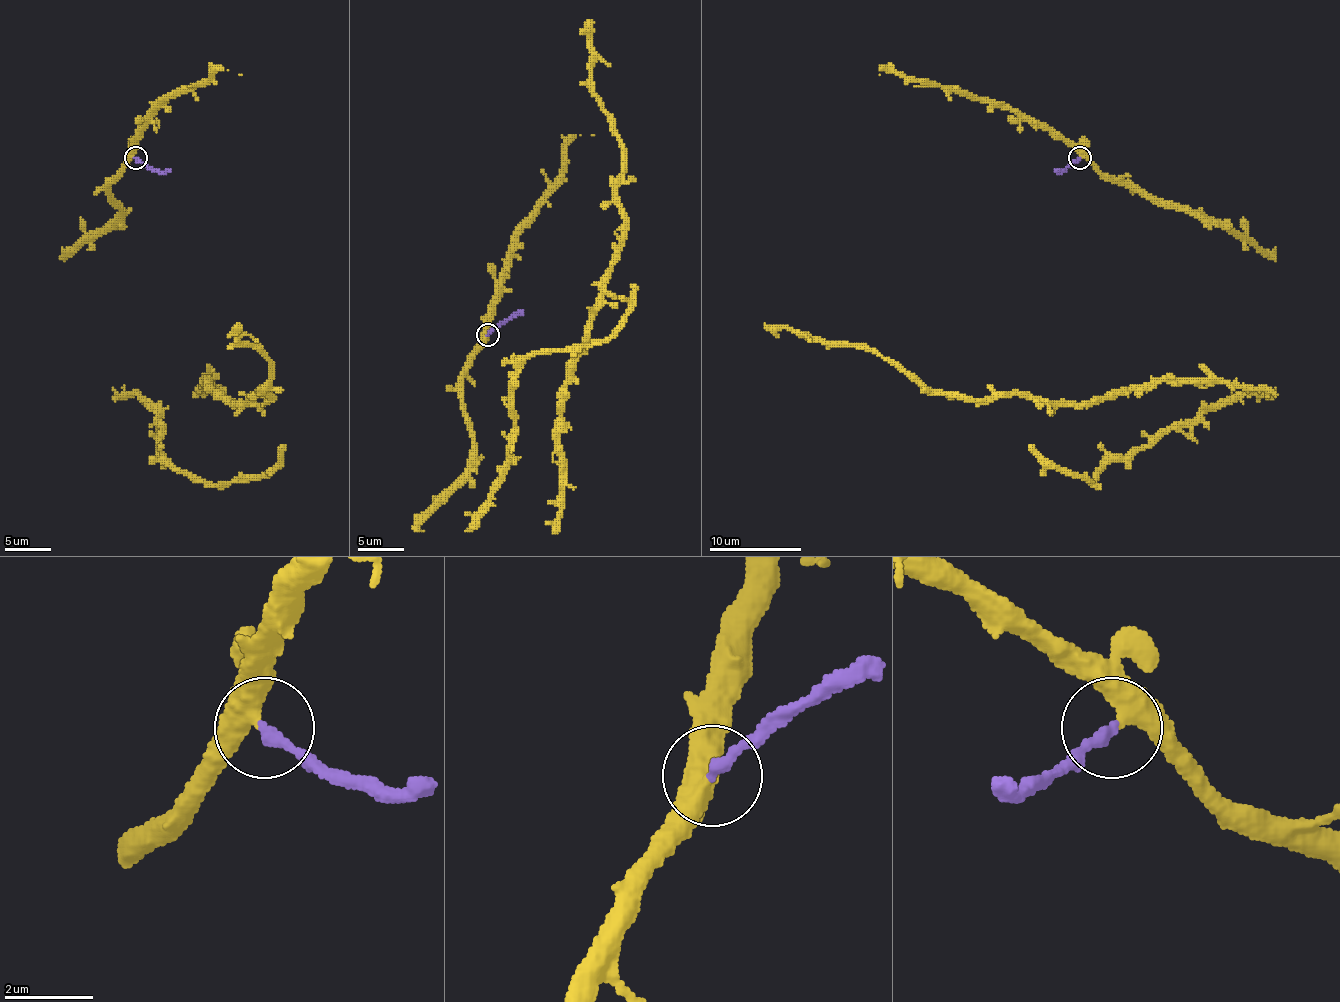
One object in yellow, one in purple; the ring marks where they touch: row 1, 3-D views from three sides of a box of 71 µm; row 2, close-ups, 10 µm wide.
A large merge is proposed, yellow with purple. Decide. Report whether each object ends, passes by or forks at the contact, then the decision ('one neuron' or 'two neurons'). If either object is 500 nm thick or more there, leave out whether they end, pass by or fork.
yellow passes by; purple ends there; two neurons

